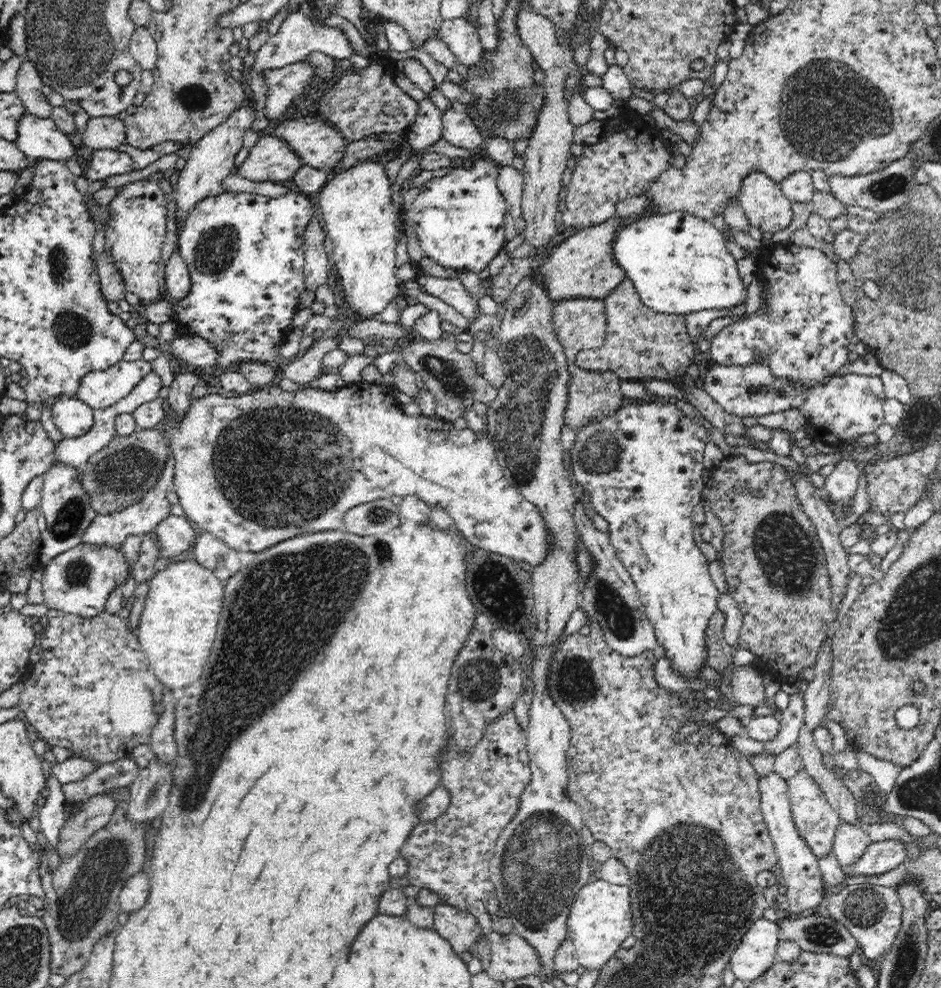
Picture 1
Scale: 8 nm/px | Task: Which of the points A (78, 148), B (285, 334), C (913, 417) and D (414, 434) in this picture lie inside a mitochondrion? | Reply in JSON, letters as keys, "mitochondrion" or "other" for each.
{"A":"other","B":"other","C":"other","D":"other"}

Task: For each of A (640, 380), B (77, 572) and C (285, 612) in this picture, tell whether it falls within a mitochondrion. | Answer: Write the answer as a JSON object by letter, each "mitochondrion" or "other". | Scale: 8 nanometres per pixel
{"A":"other","B":"mitochondrion","C":"mitochondrion"}

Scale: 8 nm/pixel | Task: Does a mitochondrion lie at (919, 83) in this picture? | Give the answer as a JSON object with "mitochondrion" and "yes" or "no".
{"mitochondrion":"no"}

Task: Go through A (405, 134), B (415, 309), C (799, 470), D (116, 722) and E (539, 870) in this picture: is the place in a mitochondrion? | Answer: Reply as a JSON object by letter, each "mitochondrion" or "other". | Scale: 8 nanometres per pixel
{"A":"other","B":"other","C":"other","D":"other","E":"mitochondrion"}

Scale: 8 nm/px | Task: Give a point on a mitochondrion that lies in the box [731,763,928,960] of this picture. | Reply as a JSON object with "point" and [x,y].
{"point":[863,908]}

